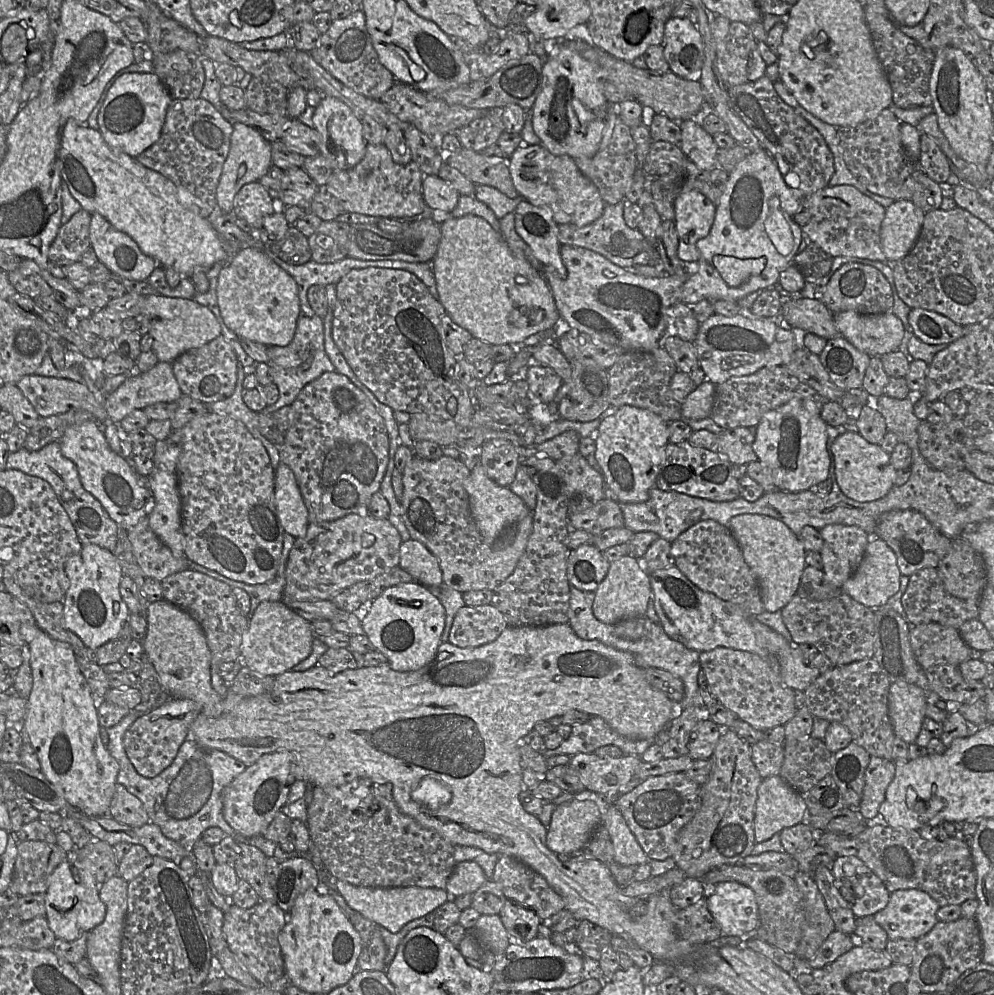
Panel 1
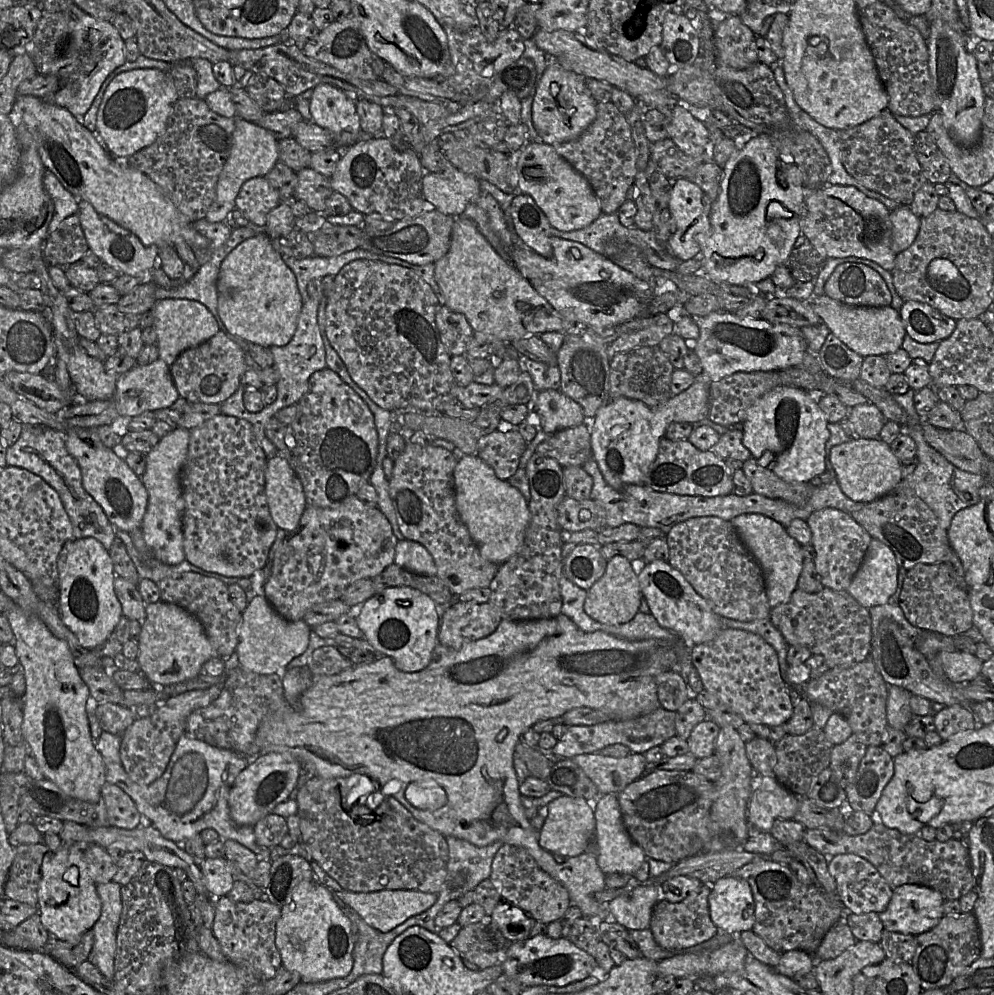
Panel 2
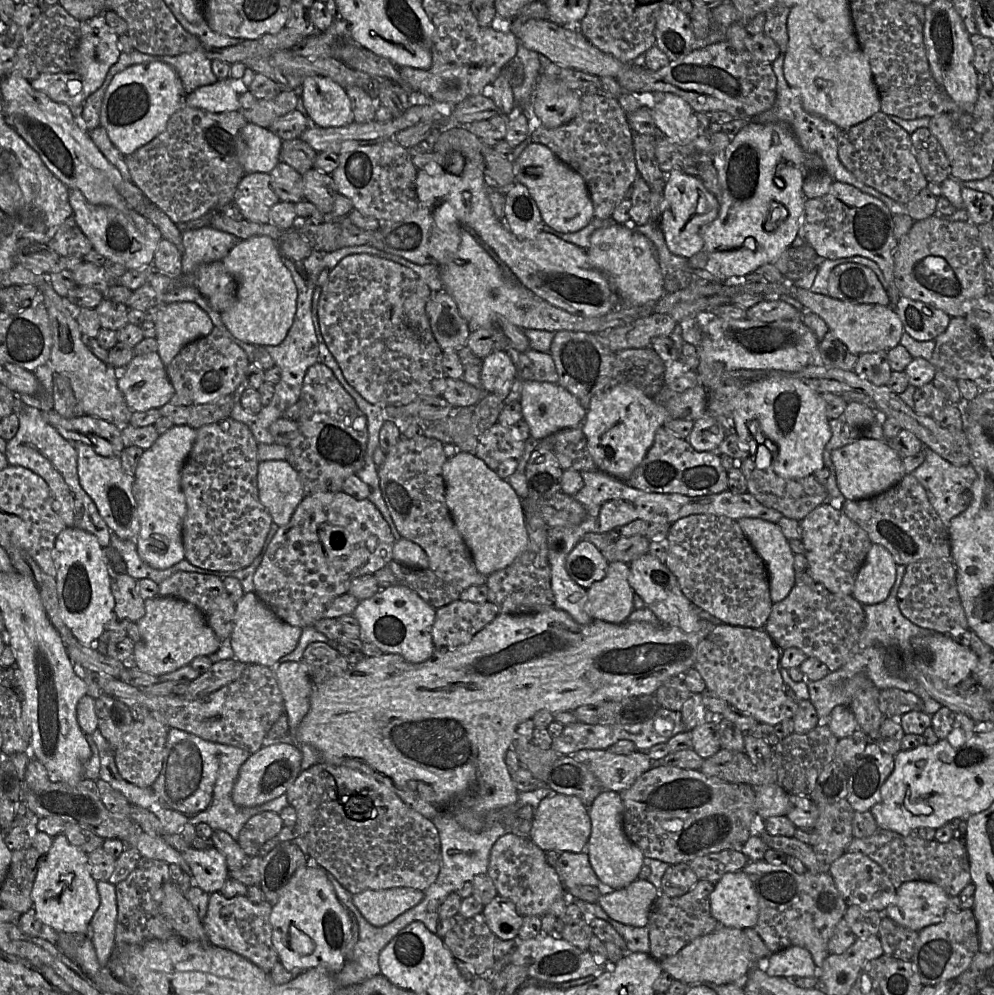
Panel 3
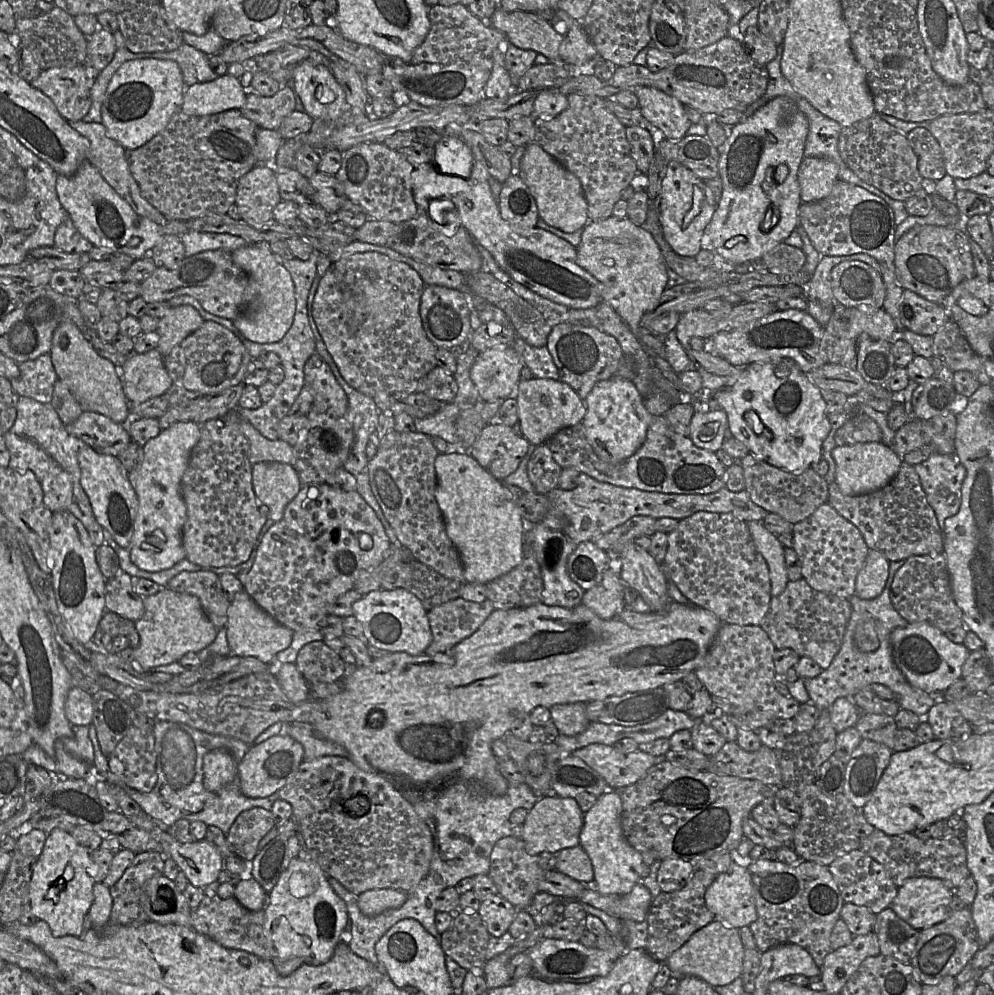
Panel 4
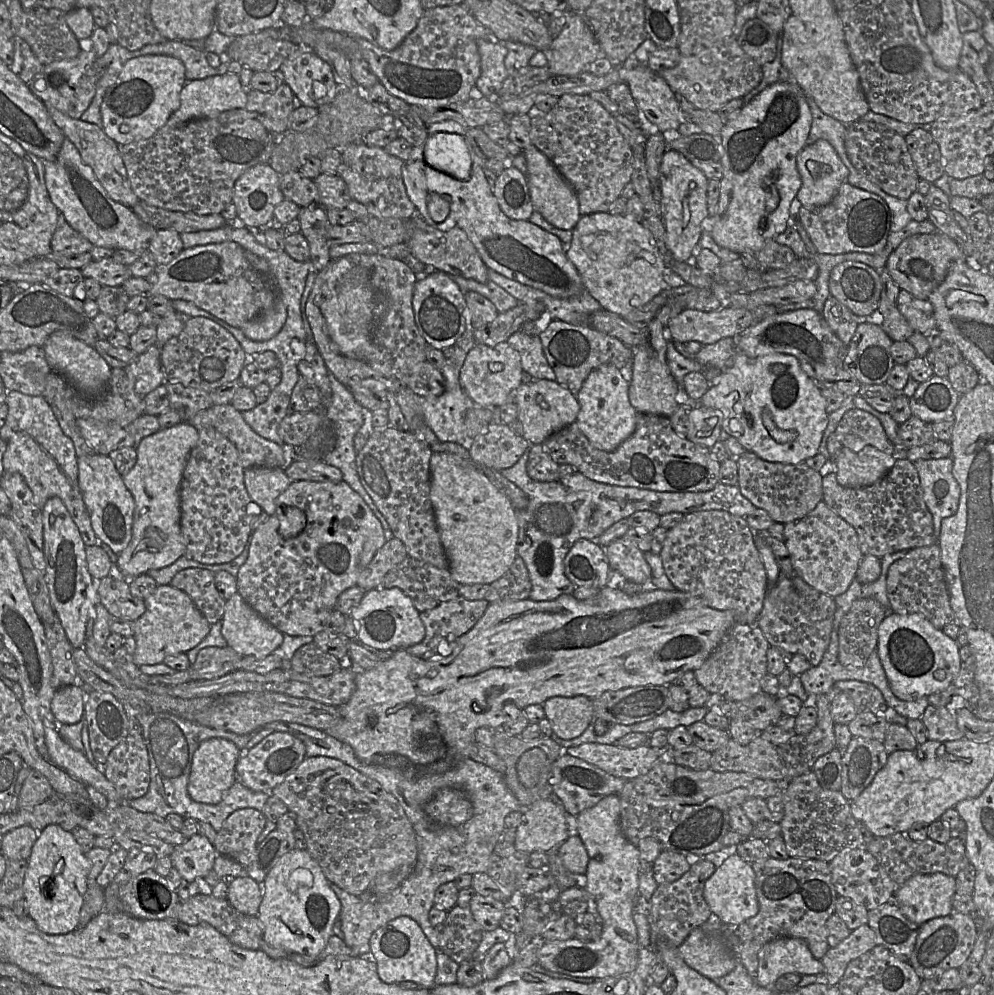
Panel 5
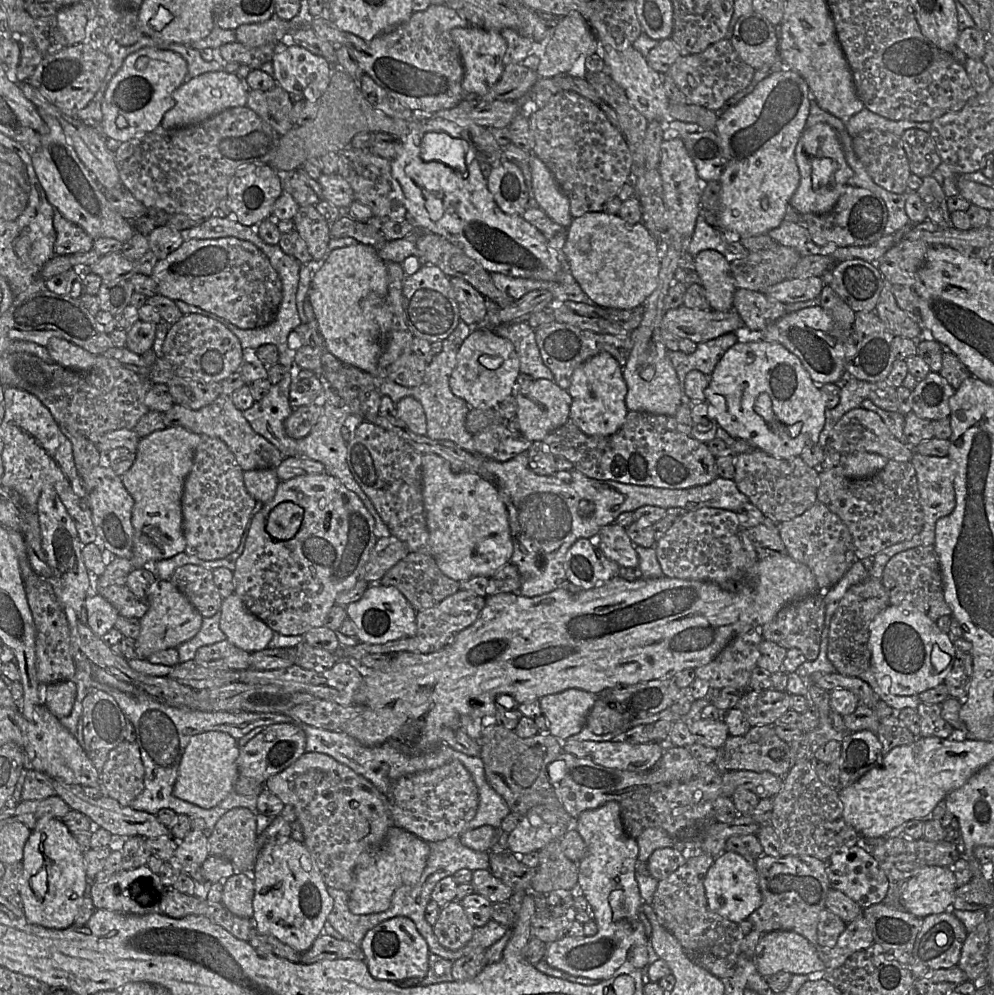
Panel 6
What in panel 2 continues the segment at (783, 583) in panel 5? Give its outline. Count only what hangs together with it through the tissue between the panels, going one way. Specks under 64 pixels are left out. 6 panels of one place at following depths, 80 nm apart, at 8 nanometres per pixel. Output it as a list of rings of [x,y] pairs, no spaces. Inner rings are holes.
[[[824,587],[820,592],[807,593],[797,588],[788,602],[771,608],[769,619],[789,645],[805,646],[812,654],[822,655],[830,669],[847,668],[870,658],[873,635],[869,610],[860,605],[847,590],[836,591]]]

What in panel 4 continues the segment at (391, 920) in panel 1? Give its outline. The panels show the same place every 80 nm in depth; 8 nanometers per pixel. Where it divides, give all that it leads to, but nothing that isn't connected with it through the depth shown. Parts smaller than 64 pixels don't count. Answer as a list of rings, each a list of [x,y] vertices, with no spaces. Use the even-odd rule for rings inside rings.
[[[380,888],[363,892],[357,897],[361,912],[369,917],[401,907],[407,900],[408,893],[396,889]]]

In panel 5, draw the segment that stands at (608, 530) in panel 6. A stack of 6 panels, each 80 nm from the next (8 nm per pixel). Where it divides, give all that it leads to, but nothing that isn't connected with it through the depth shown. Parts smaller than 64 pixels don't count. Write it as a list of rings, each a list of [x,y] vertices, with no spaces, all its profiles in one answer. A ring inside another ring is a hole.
[[[620,537],[604,548],[612,570],[623,578],[637,584],[649,584],[651,568],[635,542],[630,538]]]

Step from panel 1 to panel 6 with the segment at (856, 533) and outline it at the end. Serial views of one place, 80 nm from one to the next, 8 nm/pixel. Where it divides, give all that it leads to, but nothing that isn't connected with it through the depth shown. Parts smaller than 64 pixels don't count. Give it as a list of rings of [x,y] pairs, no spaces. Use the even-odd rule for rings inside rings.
[[[817,501],[791,520],[779,524],[779,536],[787,554],[805,564],[814,574],[819,592],[827,591],[845,575],[855,560],[852,535],[844,522],[823,503]]]

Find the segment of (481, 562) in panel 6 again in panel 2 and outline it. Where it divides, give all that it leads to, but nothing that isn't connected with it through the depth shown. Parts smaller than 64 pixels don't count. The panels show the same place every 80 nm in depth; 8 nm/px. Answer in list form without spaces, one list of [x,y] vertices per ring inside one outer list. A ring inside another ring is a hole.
[[[464,455],[454,469],[455,502],[457,511],[477,544],[481,556],[498,565],[508,561],[522,545],[530,521],[528,503],[508,481],[500,480],[494,470],[477,455]]]

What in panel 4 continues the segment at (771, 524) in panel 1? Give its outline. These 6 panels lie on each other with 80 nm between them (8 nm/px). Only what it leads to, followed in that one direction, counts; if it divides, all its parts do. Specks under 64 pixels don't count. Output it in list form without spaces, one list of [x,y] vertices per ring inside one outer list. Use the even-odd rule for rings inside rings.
[[[748,521],[747,526],[757,550],[767,563],[771,597],[778,596],[785,590],[789,581],[785,565],[784,546],[779,542],[776,535],[764,527],[761,521]]]

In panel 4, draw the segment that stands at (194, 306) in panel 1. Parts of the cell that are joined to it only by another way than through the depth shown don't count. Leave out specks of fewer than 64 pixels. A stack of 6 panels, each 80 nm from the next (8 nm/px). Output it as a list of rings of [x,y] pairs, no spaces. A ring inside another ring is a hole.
[[[190,305],[172,307],[158,322],[158,351],[163,357],[204,323],[199,312]]]

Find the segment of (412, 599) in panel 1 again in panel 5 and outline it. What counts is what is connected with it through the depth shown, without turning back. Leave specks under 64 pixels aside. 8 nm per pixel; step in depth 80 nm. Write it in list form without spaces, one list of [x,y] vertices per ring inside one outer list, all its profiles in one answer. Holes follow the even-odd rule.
[[[375,588],[367,591],[350,615],[358,625],[358,637],[364,644],[380,650],[400,650],[420,643],[426,634],[420,612],[400,588]]]

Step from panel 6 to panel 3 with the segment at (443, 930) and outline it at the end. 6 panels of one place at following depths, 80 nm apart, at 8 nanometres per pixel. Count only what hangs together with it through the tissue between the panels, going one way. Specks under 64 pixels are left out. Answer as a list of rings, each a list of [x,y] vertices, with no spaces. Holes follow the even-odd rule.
[[[477,914],[472,918],[455,916],[457,923],[441,938],[455,959],[471,964],[477,977],[495,963],[494,946],[498,939],[488,927],[485,917]]]

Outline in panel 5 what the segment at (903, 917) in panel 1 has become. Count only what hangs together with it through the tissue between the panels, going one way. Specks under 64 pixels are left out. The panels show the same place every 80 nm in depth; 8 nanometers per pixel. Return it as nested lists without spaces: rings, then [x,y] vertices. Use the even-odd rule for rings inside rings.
[[[943,873],[917,874],[897,888],[893,902],[916,925],[953,911],[956,877]]]

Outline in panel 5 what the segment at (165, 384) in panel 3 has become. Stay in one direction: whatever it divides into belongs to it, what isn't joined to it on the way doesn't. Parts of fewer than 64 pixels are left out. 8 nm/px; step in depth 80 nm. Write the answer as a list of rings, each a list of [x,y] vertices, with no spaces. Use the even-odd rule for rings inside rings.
[[[152,345],[124,368],[133,375],[134,389],[142,397],[165,384],[167,380],[161,365],[160,352],[161,348]]]

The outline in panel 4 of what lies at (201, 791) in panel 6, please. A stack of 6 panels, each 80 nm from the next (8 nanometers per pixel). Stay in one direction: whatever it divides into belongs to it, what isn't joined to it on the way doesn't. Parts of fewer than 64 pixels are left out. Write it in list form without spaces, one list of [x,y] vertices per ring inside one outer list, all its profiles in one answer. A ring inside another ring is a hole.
[[[215,749],[203,759],[203,785],[209,792],[217,792],[231,783],[236,775],[232,754],[225,749]]]

